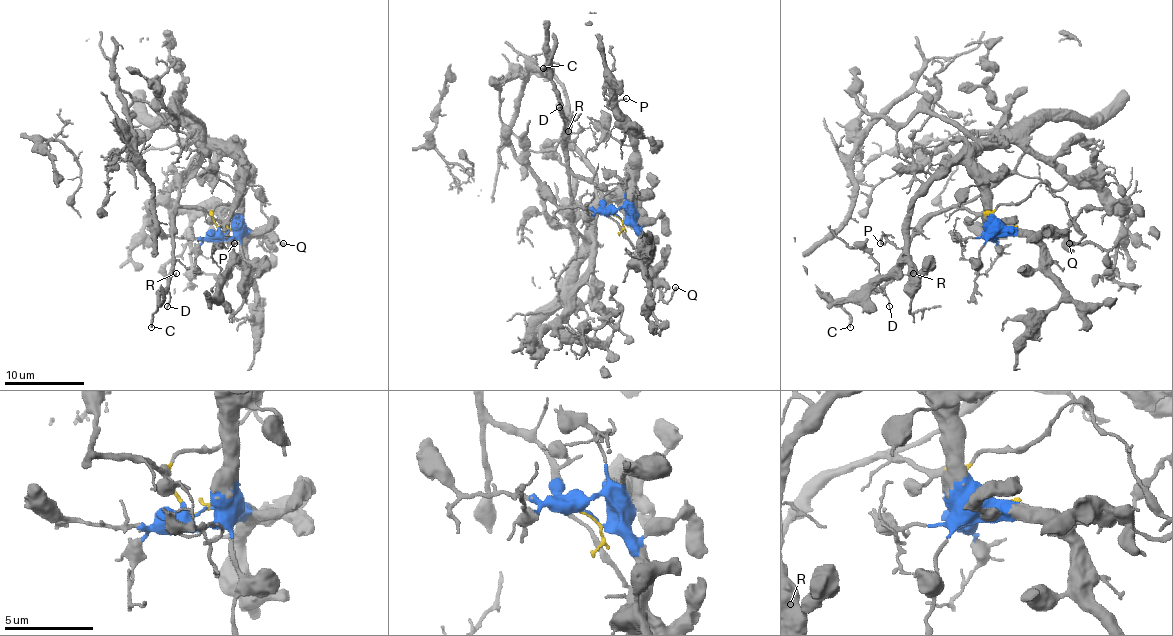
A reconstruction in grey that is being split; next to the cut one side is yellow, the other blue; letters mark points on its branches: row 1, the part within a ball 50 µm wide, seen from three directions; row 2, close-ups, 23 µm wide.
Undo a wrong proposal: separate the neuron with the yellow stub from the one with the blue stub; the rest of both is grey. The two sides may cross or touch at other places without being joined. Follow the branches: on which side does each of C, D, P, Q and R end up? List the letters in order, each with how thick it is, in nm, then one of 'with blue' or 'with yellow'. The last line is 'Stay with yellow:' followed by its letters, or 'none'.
C: calibre 240 nm; with yellow
D: calibre 120 nm; with yellow
P: calibre 150 nm; with blue
Q: calibre 240 nm; with yellow
R: calibre 110 nm; with yellow
Stay with yellow: C, D, Q, R

